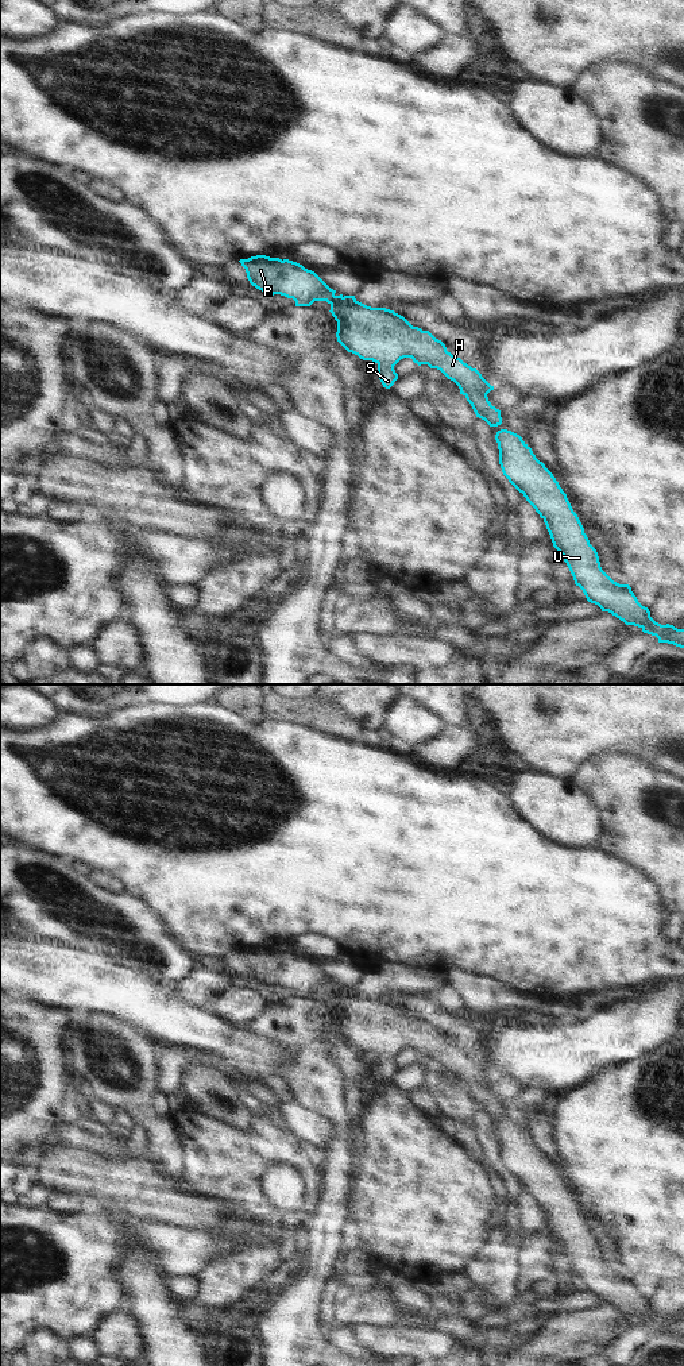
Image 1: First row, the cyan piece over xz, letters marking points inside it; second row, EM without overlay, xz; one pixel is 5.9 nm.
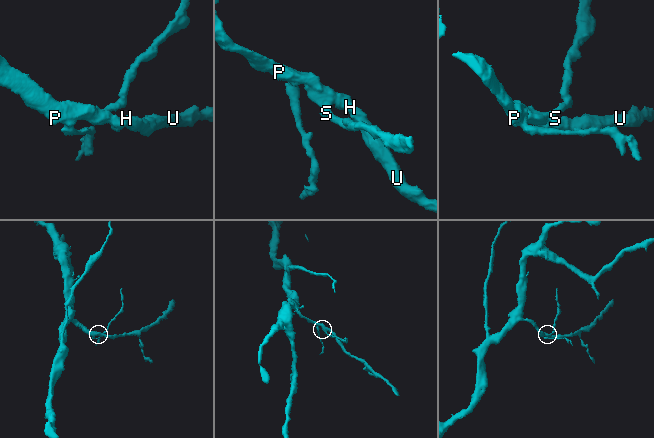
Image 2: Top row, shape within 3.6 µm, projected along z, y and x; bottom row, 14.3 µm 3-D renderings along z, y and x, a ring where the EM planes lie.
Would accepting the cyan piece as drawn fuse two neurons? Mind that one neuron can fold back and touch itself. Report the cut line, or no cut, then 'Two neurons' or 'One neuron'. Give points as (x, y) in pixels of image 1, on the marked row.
No split. One neuron.

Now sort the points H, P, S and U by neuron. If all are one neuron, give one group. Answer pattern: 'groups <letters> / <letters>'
groups H P S U

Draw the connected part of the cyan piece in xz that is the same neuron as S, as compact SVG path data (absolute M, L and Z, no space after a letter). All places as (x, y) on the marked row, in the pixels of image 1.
M266 255L240 259L239 262L246 269L250 283L267 294L281 294L293 298L295 306L310 306L314 301L326 301L331 305L329 312L337 321L337 342L360 359L375 362L383 387L390 389L398 379L394 366L403 358L411 358L418 366L428 364L453 381L459 386L460 394L471 404L476 417L484 420L490 427L502 424L501 410L492 406L487 397L494 390L494 386L476 368L448 352L445 344L429 331L413 327L394 310L367 306L359 302L355 296L336 296L336 290L331 289L314 271L305 269L297 262Z

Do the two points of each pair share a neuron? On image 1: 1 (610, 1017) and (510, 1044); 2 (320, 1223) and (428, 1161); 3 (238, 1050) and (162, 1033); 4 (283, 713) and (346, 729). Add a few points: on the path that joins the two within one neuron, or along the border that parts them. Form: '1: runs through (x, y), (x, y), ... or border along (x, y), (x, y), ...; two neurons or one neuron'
1: runs through (586, 1041), (583, 1044), (534, 1044); one neuron
2: border along (350, 1177), (344, 1219); two neurons
3: runs through (219, 1035), (212, 1033), (181, 1033); one neuron
4: runs through (298, 713), (312, 713), (331, 718); one neuron

